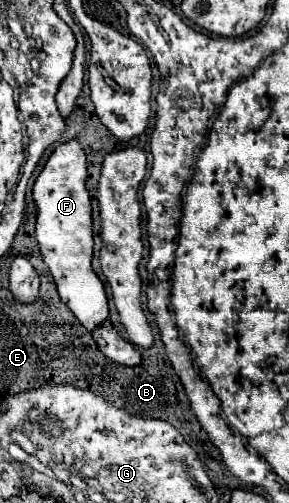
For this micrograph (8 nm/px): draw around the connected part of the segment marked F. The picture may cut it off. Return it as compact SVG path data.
M67 141L55 147L47 159L43 171L39 173L33 199L37 205L37 227L35 235L43 261L47 263L53 281L57 285L61 301L73 311L79 323L87 331L95 331L99 323L109 317L109 303L103 281L93 271L93 219L91 219L91 199L85 187L87 179L87 159L79 141Z

